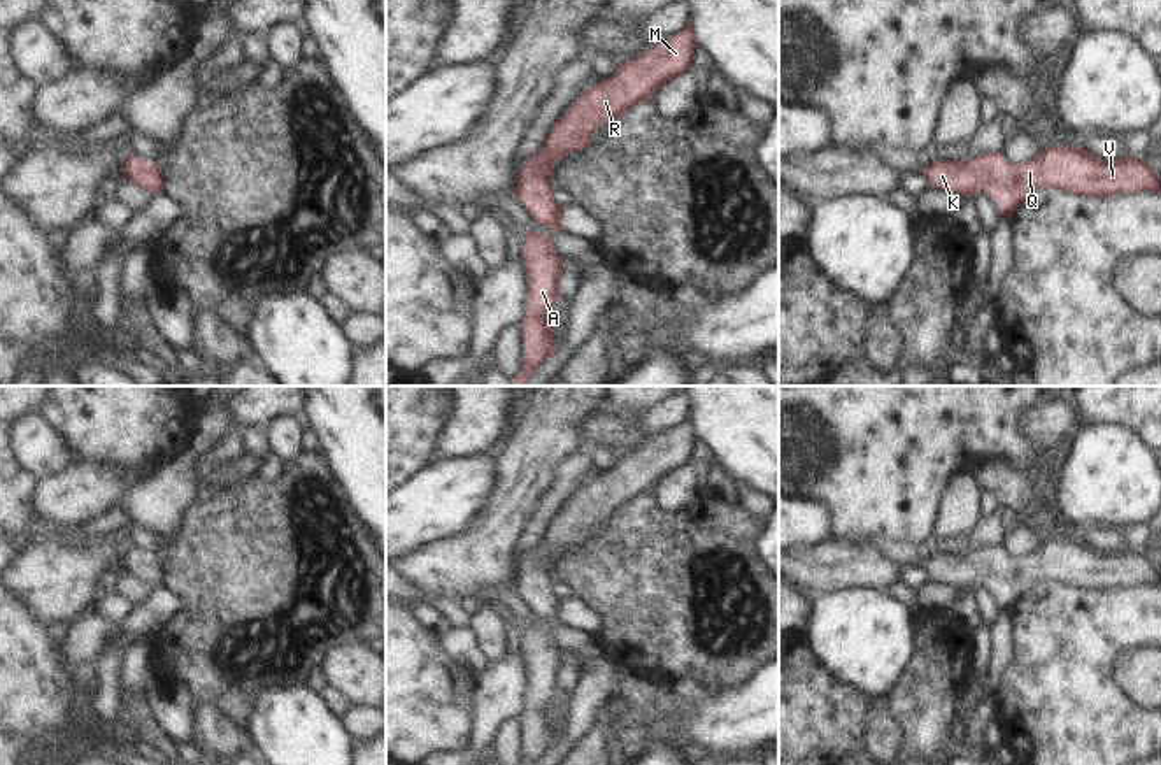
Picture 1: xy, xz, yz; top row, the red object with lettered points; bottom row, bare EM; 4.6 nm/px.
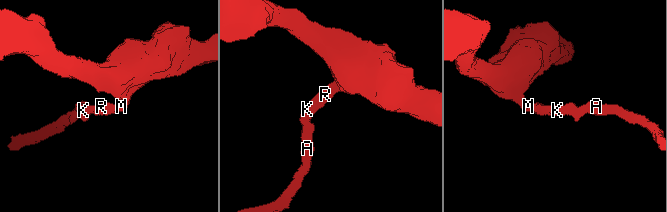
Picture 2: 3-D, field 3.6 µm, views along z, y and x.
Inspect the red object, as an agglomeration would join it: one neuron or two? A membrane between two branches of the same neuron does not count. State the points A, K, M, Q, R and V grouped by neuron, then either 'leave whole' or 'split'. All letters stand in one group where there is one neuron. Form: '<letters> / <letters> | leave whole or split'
A K M Q R V | leave whole

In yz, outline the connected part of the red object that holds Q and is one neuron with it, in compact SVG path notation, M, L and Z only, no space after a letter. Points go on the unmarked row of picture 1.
M1068 537L1051 539L1036 551L1021 558L1008 556L1003 546L980 547L973 554L970 551L949 554L935 553L926 560L922 568L935 583L949 583L959 588L987 586L1000 595L1000 607L1007 611L1012 611L1017 600L1043 579L1075 590L1110 590L1114 586L1138 586L1143 583L1161 586L1157 567L1143 554L1143 549L1135 551L1126 547L1121 553L1098 553L1082 540L1070 540Z

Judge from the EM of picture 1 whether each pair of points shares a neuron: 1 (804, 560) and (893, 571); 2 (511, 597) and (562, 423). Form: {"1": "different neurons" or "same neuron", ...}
{"1": "same neuron", "2": "different neurons"}

